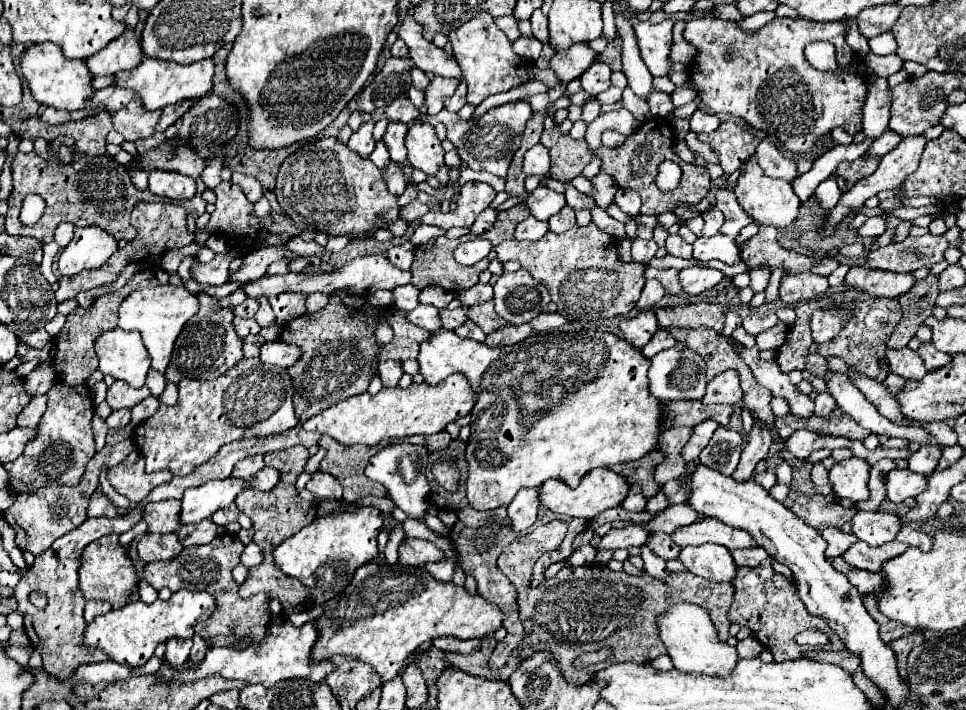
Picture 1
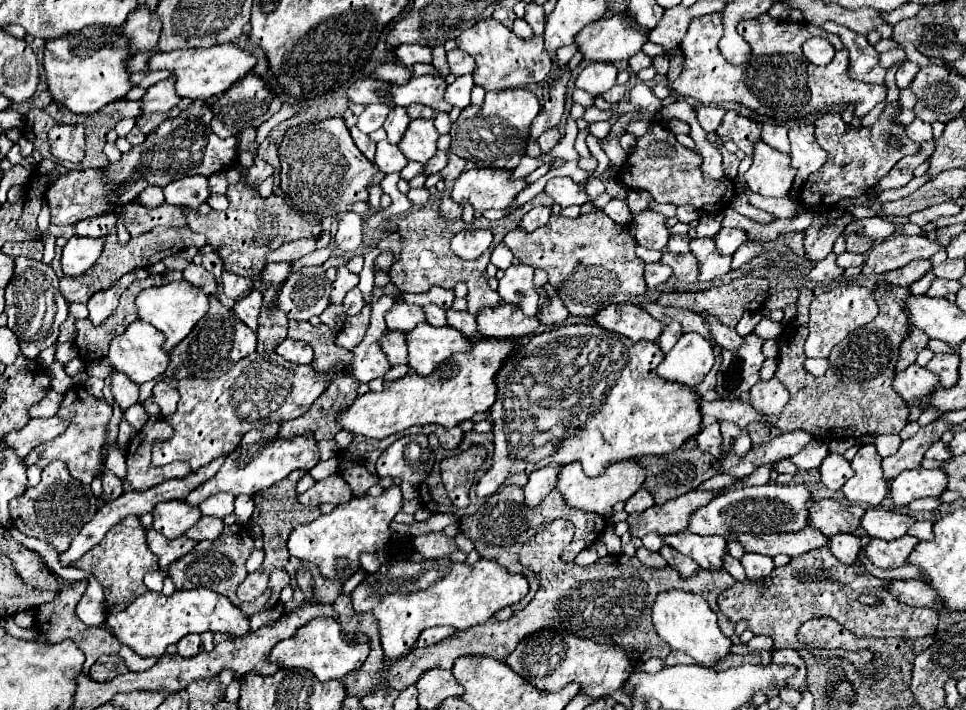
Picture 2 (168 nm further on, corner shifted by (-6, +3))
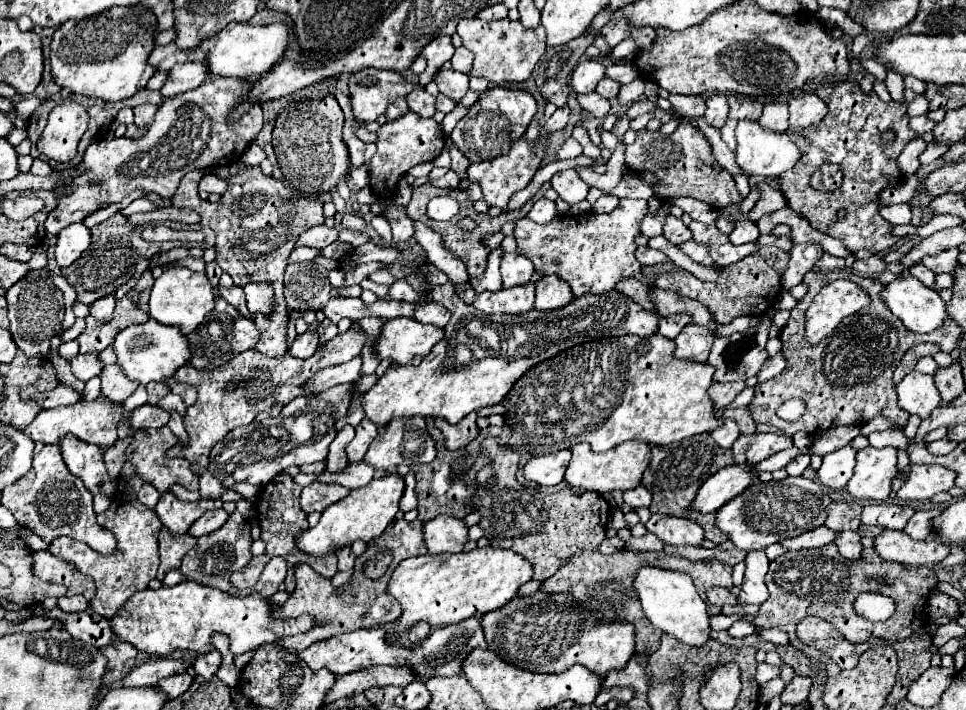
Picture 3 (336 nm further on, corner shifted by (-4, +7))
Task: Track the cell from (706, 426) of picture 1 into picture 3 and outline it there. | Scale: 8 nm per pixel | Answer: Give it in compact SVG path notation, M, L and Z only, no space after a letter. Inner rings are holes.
M724 420L724 426L716 428L712 432L712 438L722 446L722 448L732 448L732 444L736 442L736 438L740 436L738 424L734 420Z

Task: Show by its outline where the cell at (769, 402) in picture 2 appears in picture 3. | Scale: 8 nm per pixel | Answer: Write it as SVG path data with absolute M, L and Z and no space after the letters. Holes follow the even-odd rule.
M782 354L770 356L770 358L764 362L764 366L760 368L760 372L758 372L758 382L764 382L764 380L770 380L770 378L778 376L784 368L786 368L786 360L782 358Z

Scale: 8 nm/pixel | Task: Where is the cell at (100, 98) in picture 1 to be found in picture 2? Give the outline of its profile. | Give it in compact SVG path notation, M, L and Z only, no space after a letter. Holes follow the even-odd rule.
M158 70L158 72L138 72L138 74L132 74L130 76L130 82L132 82L132 86L140 86L140 88L150 88L152 84L156 84L158 80L164 80L164 78L168 78L170 76L170 72L162 72L162 70Z

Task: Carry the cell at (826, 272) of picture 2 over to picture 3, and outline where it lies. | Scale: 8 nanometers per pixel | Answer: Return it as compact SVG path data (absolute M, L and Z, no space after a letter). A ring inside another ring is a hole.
M828 252L822 254L822 258L816 262L816 266L822 270L822 272L830 272L830 270L840 270L844 266L844 258L838 258L838 256L832 256Z

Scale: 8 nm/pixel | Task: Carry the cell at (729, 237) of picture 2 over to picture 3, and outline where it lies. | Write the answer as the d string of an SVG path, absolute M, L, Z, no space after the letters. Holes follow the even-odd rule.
M738 222L734 232L730 234L730 240L734 244L746 244L746 242L754 242L758 240L758 226L754 222Z

